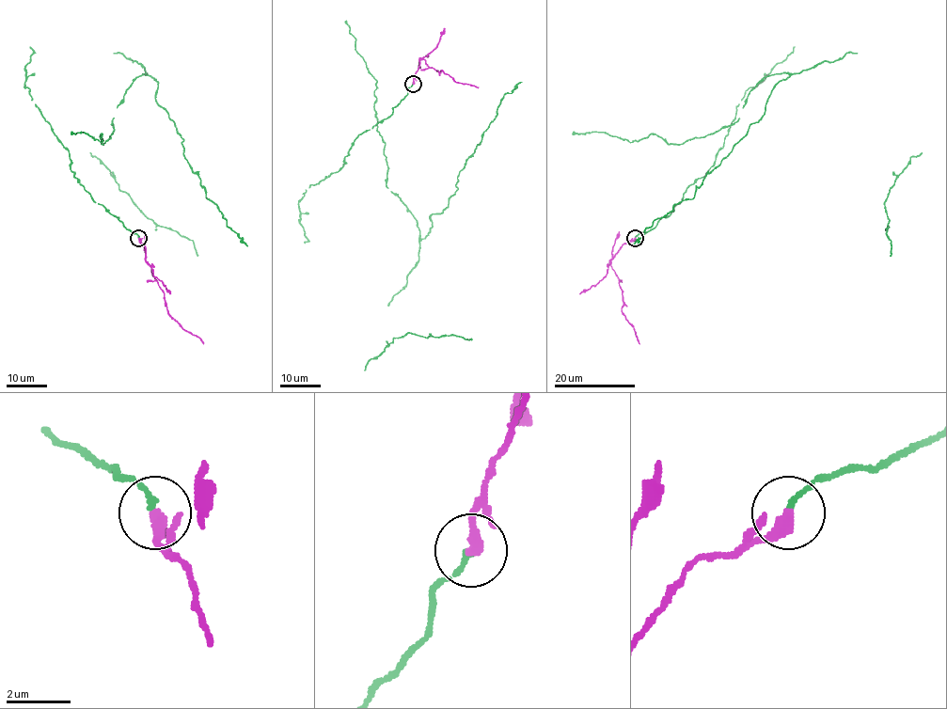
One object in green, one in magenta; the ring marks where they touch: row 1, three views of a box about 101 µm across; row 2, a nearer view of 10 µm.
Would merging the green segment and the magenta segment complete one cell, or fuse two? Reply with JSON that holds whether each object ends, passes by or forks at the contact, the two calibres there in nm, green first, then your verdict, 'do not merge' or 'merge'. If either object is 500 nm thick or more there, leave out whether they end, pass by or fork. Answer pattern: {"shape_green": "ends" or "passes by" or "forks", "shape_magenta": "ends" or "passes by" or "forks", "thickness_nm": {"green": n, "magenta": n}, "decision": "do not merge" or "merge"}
{"shape_green": "ends", "shape_magenta": "ends", "thickness_nm": {"green": 150, "magenta": 400}, "decision": "do not merge"}

